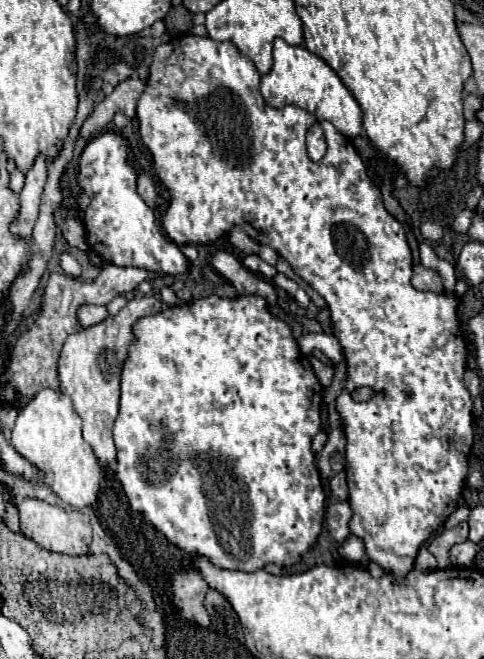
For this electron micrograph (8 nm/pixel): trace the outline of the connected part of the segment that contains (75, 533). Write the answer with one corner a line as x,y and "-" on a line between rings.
25,498
19,506
19,518
21,518
21,532
41,544
45,550
51,552
63,552
69,556
81,556
89,552
91,544
91,522
89,516
85,516
79,510
63,510
61,506
51,506
47,502

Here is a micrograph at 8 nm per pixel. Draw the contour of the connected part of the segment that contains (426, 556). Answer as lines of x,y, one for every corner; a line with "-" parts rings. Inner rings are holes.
421,548
421,550
419,550
419,554
417,554
415,568
417,568
417,570
421,570
421,572
437,570
437,560
435,560
435,556
433,556
427,548

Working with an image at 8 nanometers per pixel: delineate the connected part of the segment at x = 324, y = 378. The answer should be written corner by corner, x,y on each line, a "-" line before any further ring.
311,356
309,360
311,360
311,364
313,364
313,370
315,370
315,374
317,374
319,382
321,382
321,384
327,388
327,386
331,384
331,380
333,380
333,366
325,366
323,362
315,360
313,356

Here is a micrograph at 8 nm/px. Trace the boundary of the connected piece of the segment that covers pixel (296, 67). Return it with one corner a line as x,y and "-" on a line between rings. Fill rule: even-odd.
281,38
275,40
273,68
261,78
261,94
273,108
291,104
311,112
319,122
329,120
345,138
355,138
351,134
361,134
361,108
357,112
357,100
345,88
341,78
329,68
329,64
311,54
305,46
291,46

